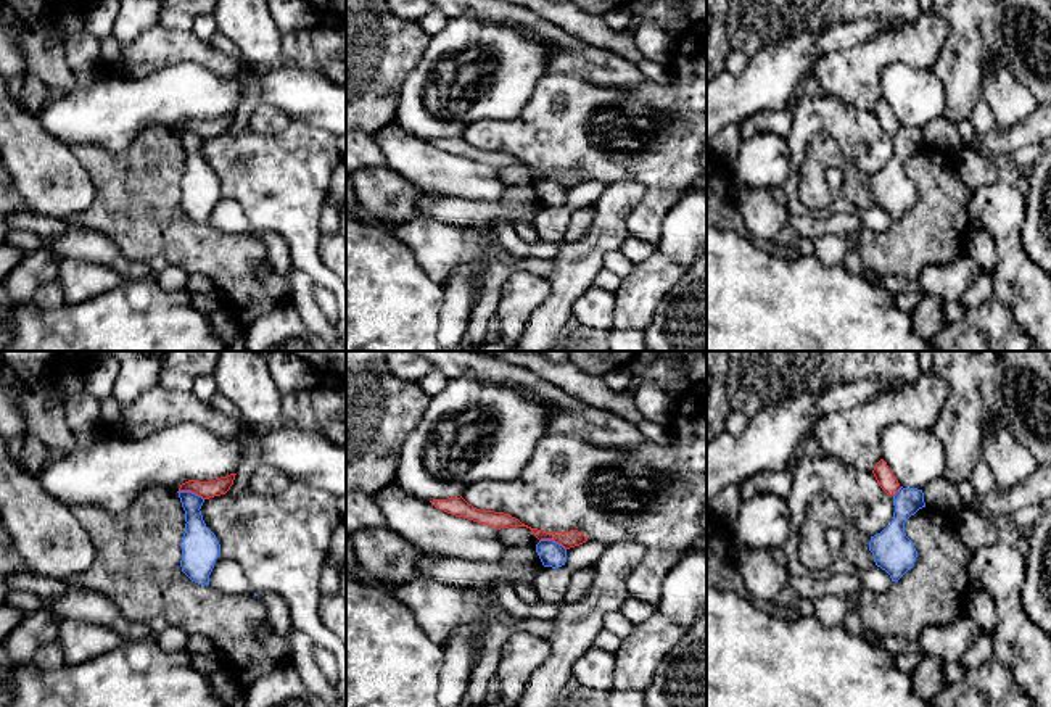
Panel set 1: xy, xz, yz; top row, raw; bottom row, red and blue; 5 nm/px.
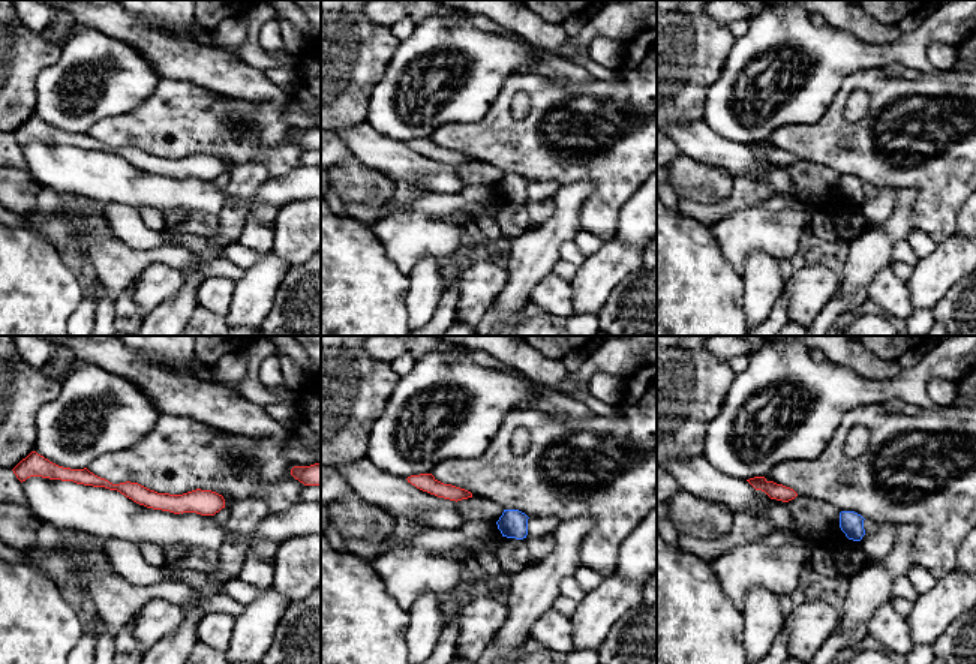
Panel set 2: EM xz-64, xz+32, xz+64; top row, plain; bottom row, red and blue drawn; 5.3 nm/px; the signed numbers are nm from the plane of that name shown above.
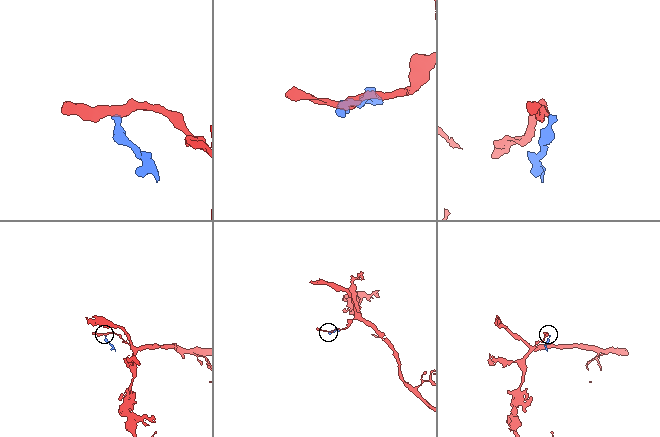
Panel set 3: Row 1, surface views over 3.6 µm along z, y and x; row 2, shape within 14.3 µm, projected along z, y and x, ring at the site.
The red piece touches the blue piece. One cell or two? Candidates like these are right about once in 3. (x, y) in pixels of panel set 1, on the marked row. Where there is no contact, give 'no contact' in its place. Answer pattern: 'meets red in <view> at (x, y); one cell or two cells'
meets red in xz at (552, 540); two cells

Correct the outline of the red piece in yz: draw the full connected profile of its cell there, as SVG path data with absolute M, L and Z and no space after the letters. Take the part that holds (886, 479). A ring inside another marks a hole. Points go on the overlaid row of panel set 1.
M880 459L872 470L879 486L890 496L895 496L901 488L896 477L888 469L887 462Z

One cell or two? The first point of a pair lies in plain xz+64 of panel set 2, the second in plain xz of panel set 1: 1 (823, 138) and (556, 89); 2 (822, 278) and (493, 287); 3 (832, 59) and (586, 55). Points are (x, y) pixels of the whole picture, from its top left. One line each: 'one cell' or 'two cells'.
1: one cell
2: two cells
3: two cells

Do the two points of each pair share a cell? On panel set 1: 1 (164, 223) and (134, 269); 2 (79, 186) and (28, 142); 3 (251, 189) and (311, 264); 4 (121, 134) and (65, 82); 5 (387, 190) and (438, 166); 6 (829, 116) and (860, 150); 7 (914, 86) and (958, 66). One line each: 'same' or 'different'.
1: different
2: same
3: same
4: different
5: different
6: same
7: different

